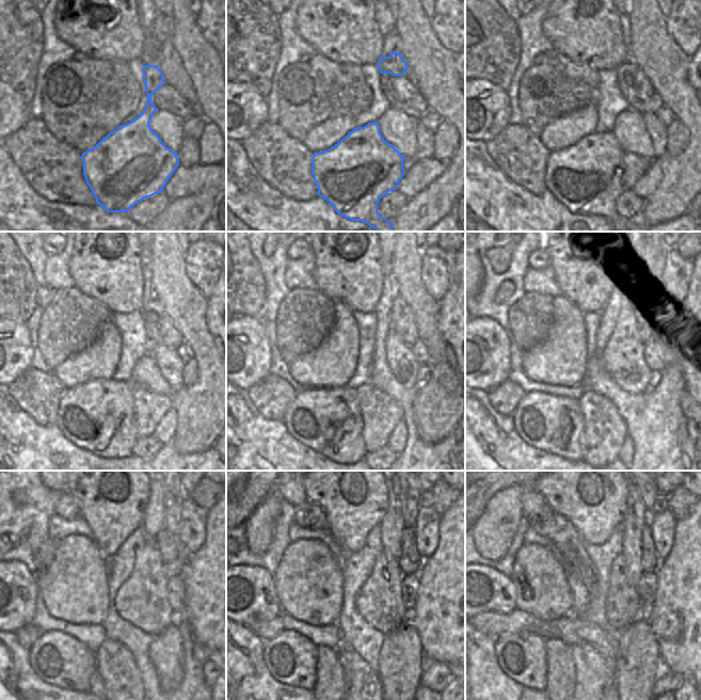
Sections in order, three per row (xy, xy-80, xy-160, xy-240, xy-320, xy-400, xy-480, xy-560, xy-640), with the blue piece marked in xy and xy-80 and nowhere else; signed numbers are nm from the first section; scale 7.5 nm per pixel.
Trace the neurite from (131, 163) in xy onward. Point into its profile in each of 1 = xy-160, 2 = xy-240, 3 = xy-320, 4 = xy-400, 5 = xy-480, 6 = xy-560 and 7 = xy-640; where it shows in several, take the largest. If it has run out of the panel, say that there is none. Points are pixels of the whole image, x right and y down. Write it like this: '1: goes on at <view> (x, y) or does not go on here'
1: goes on at xy-160 (586, 177)
2: goes on at xy-240 (98, 416)
3: goes on at xy-320 (327, 419)
4: goes on at xy-400 (554, 424)
5: goes on at xy-480 (58, 658)
6: goes on at xy-560 (290, 657)
7: goes on at xy-640 (522, 656)

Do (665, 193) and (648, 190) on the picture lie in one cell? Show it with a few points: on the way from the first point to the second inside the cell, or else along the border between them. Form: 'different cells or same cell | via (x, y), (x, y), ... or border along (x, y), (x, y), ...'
different cells | border along (660, 166), (660, 181), (656, 189), (644, 200)

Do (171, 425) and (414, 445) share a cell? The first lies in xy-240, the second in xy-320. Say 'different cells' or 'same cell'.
different cells

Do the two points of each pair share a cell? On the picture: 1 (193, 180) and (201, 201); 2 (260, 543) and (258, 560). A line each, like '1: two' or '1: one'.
1: two
2: two

